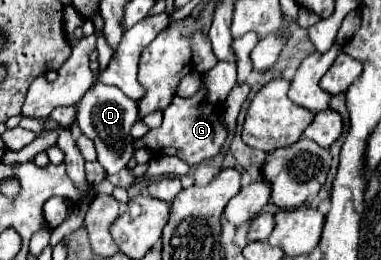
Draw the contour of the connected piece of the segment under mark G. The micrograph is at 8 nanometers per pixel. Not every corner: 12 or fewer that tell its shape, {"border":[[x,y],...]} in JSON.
{"border":[[202,76],[190,98],[174,96],[162,126],[136,150],[194,166],[222,150],[228,128]]}

